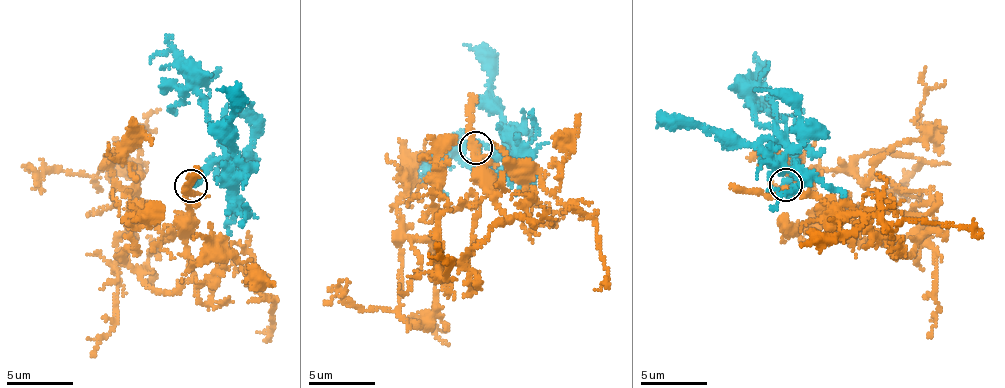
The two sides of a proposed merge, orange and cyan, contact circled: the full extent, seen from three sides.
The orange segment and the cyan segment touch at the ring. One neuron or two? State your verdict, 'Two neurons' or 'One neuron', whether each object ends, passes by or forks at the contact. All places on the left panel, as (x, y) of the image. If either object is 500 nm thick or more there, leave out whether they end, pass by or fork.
Two neurons. At the ring orange forks. At the ring cyan ends

